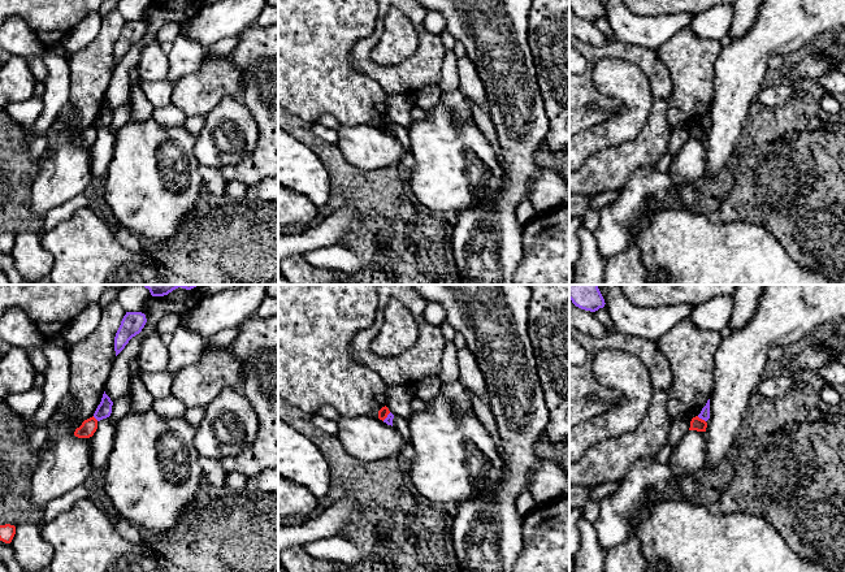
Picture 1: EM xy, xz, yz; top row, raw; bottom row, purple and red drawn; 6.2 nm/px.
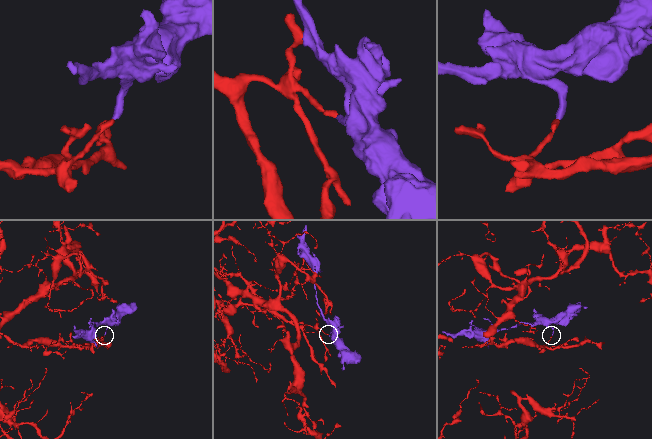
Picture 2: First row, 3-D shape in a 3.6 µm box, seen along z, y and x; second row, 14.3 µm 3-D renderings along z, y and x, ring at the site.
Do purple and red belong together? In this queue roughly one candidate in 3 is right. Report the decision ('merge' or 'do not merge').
do not merge

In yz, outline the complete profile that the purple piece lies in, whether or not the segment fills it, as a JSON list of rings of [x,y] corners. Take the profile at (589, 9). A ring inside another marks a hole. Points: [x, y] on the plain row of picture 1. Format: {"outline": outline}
{"outline": [[[569,0],[572,12],[585,20],[595,21],[604,16],[601,0]]]}

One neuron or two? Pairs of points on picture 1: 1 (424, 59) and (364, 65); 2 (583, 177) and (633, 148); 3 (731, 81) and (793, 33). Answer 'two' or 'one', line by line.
1: one
2: one
3: one

